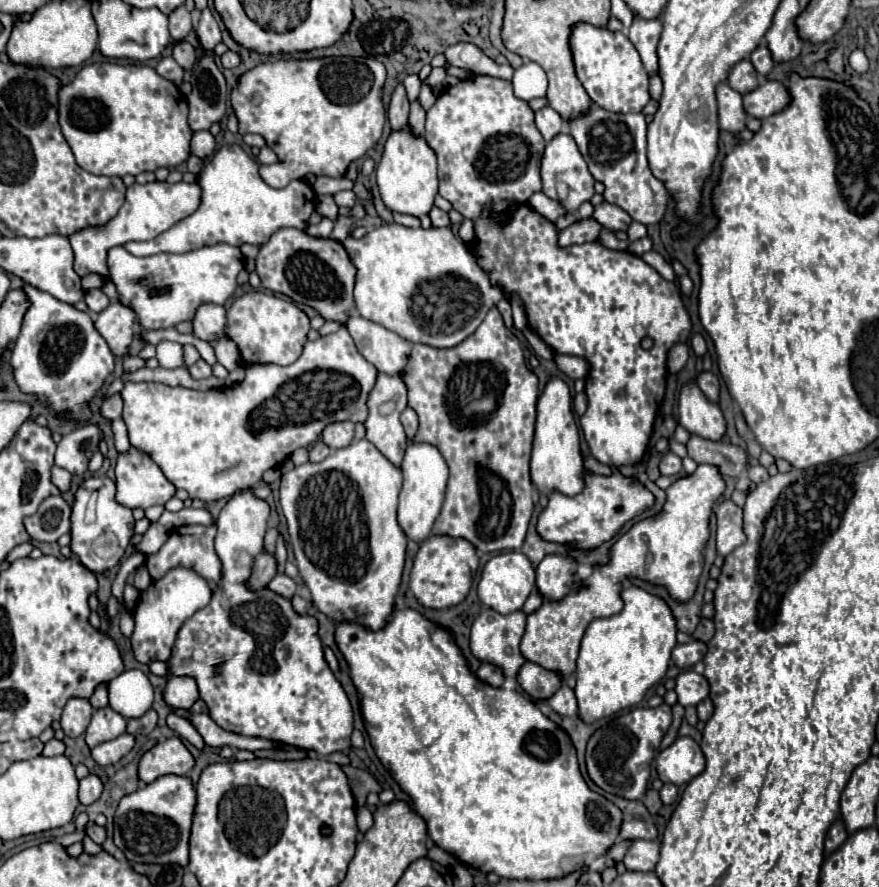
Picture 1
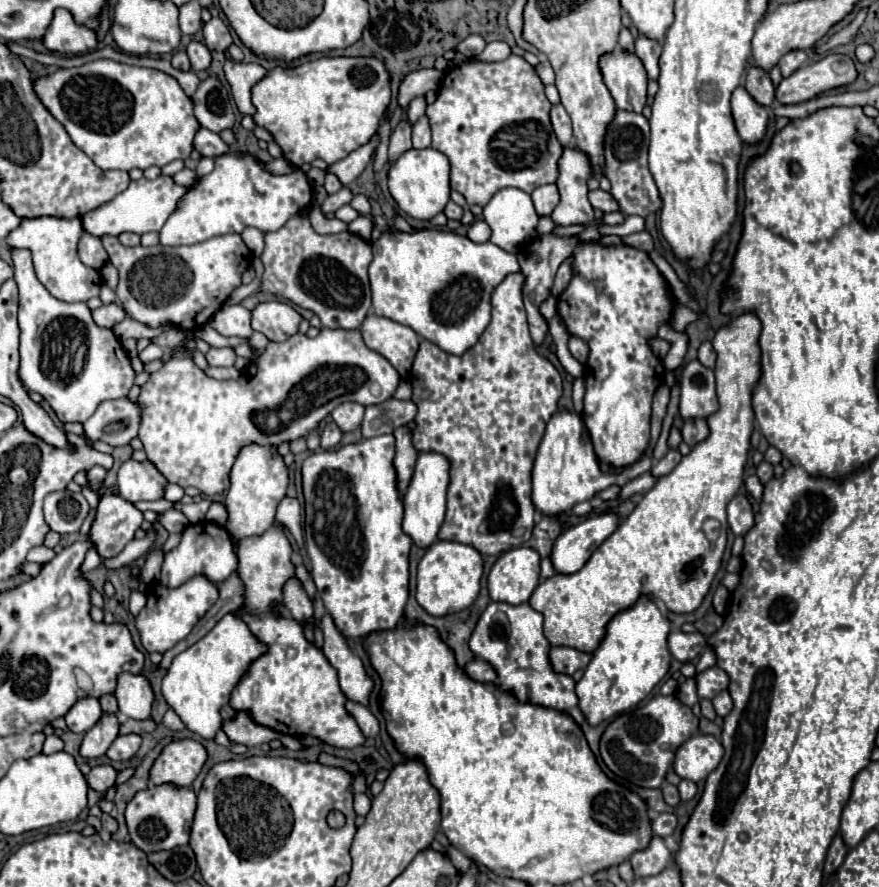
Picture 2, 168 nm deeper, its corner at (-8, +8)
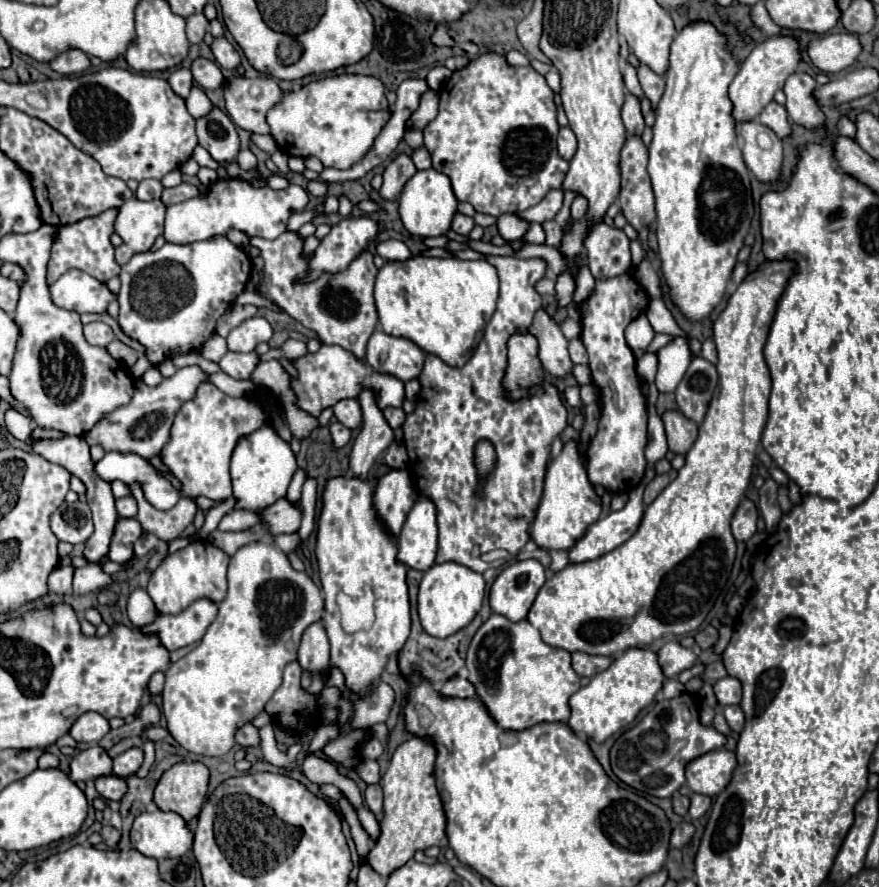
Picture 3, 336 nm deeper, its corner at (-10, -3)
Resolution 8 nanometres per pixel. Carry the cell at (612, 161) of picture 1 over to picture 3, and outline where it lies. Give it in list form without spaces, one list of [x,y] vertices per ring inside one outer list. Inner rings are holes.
[[[627,137],[623,145],[619,201],[627,221],[637,231],[655,221],[655,199],[647,175],[647,147],[641,137]]]

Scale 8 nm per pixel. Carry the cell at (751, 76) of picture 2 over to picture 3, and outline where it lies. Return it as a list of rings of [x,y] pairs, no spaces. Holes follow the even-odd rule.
[[[771,101],[759,115],[759,121],[763,125],[767,125],[769,129],[773,129],[773,133],[779,137],[779,139],[785,139],[791,135],[791,121],[787,117],[787,111],[783,105]]]

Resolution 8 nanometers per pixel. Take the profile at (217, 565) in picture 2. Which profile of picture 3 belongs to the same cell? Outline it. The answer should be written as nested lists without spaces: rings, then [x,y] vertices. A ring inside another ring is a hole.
[[[195,541],[185,549],[169,555],[151,575],[147,593],[151,595],[159,613],[181,613],[197,599],[209,599],[213,603],[221,603],[227,593],[227,565],[229,555],[217,549],[209,541]]]

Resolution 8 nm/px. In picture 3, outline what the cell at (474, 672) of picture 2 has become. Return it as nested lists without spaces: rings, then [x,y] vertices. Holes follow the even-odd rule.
[[[451,677],[449,681],[445,681],[445,685],[439,687],[441,697],[459,697],[459,699],[473,699],[475,695],[475,687],[461,677]]]

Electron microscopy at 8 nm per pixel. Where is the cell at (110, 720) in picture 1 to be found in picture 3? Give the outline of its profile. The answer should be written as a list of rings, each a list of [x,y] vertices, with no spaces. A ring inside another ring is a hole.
[[[93,745],[93,747],[77,753],[71,759],[67,777],[77,783],[77,781],[87,781],[87,779],[107,777],[111,773],[113,771],[111,771],[111,759],[109,759],[109,755],[99,745]]]

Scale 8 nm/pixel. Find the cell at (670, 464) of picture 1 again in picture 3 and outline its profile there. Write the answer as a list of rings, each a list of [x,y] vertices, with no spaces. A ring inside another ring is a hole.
[[[669,471],[669,473],[663,473],[663,475],[657,475],[657,477],[653,477],[649,483],[647,483],[647,487],[645,487],[645,495],[643,495],[643,501],[645,501],[645,505],[651,505],[653,501],[655,501],[655,497],[675,479],[675,475],[677,475],[677,471]]]

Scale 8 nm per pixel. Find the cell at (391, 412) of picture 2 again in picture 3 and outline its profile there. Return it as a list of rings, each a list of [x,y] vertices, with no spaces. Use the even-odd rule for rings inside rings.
[[[389,407],[389,409],[383,409],[383,415],[385,415],[387,423],[389,423],[393,429],[401,427],[401,425],[403,425],[403,421],[405,421],[405,411],[403,411],[403,409]]]

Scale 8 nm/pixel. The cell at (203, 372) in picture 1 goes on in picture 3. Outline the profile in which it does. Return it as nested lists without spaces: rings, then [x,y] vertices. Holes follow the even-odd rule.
[[[225,353],[225,357],[219,361],[221,371],[235,377],[235,379],[249,379],[253,369],[259,365],[259,355],[253,353]]]

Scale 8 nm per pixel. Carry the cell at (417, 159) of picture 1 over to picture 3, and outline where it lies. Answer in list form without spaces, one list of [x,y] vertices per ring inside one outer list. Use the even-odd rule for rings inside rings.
[[[427,169],[417,171],[405,185],[401,197],[399,197],[399,215],[405,225],[405,229],[411,235],[419,237],[439,237],[445,235],[451,229],[451,219],[457,213],[457,197],[453,195],[451,181],[447,175]]]

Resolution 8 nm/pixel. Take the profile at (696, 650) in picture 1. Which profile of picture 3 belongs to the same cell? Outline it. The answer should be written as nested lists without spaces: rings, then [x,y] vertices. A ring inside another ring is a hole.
[[[667,641],[657,651],[657,661],[659,661],[665,677],[675,677],[681,671],[693,667],[697,663],[697,655],[691,649],[681,647],[677,641]]]

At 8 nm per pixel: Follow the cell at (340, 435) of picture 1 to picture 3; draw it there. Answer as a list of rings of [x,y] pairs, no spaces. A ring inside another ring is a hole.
[[[357,399],[339,401],[333,407],[333,413],[335,413],[337,421],[343,423],[345,427],[349,427],[349,429],[355,429],[361,423],[361,407],[359,407],[359,401]]]

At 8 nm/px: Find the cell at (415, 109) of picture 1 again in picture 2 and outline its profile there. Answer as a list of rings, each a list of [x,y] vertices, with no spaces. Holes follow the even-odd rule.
[[[421,116],[413,124],[413,148],[427,148],[431,146],[431,124],[427,116]]]

